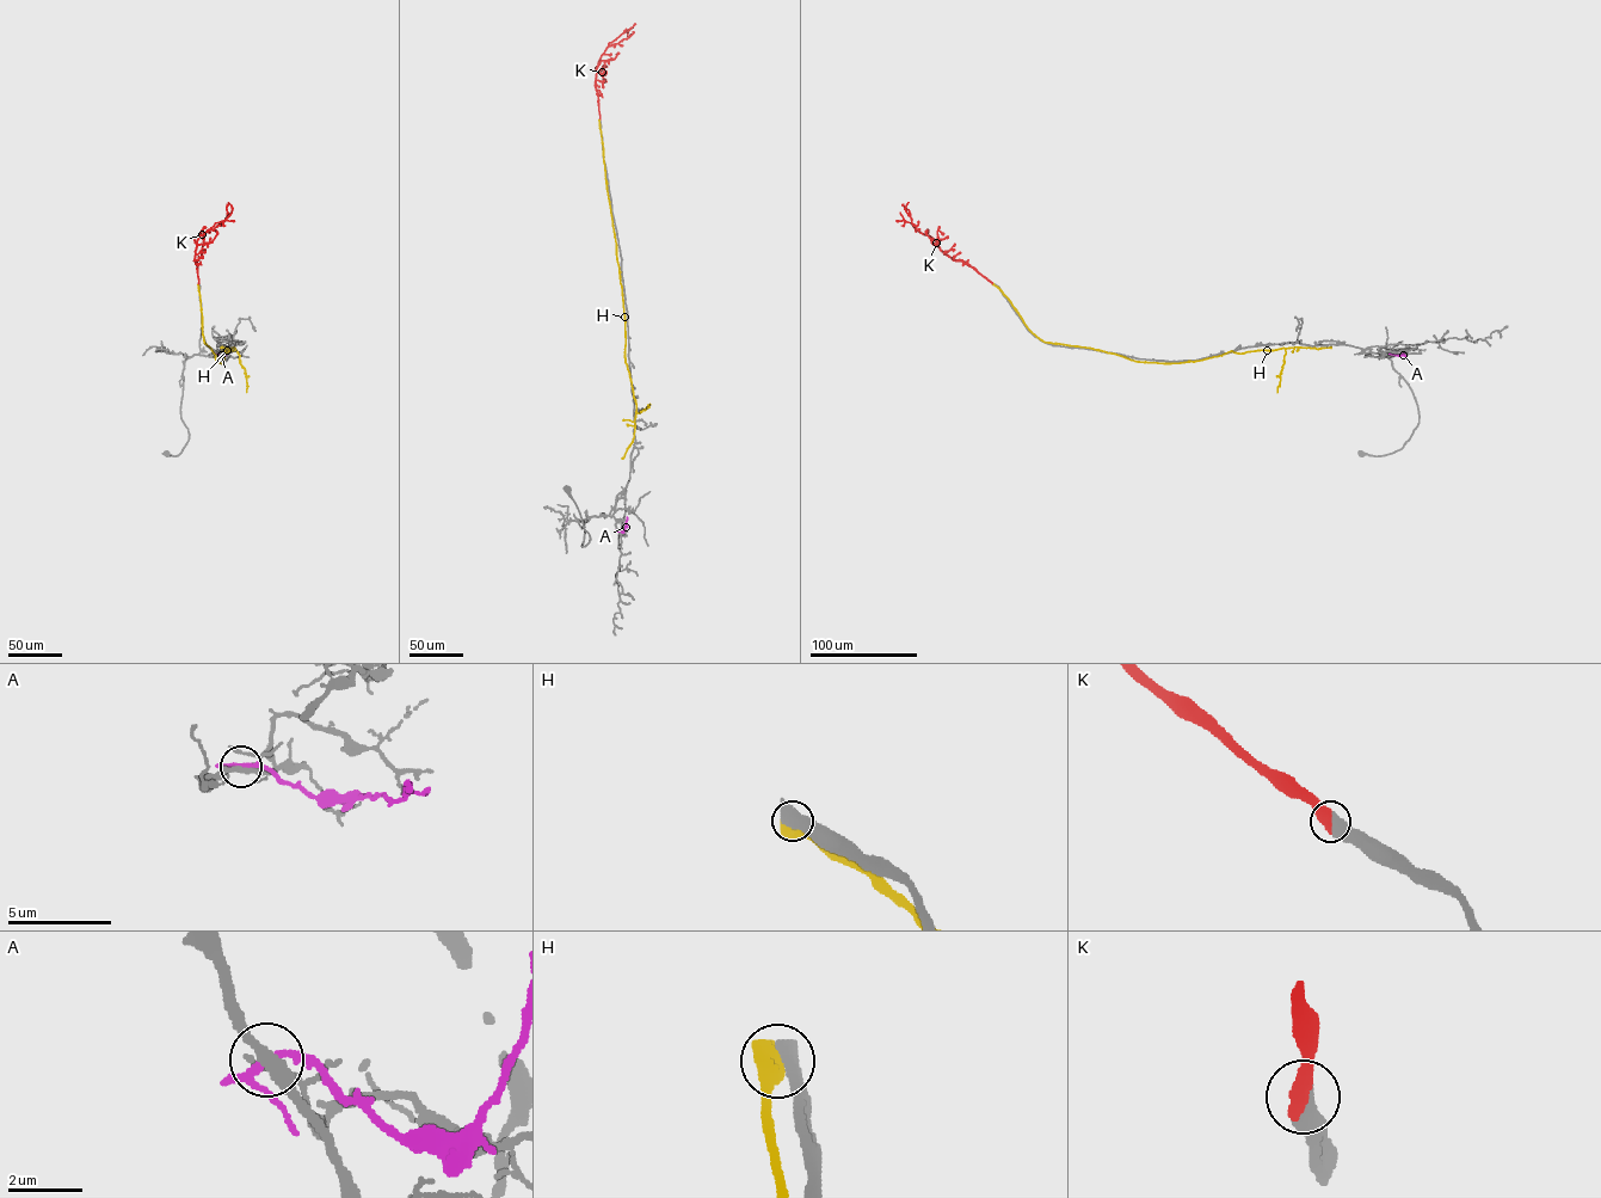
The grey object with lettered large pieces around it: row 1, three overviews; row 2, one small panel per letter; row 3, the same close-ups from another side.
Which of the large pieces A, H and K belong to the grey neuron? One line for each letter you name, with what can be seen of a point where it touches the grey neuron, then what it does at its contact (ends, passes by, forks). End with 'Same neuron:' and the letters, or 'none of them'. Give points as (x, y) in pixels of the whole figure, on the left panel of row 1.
K: (198, 283) | it ends
Same neuron: K

